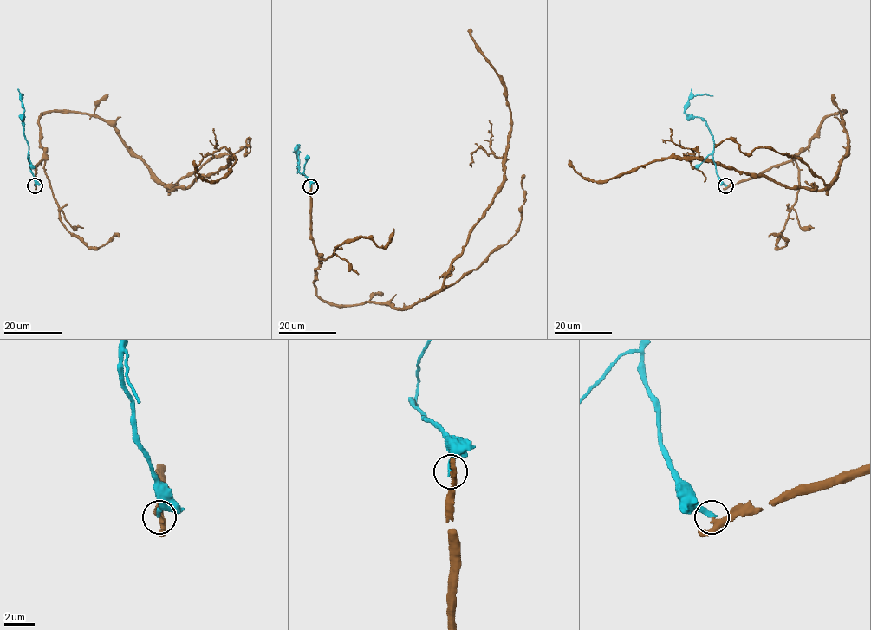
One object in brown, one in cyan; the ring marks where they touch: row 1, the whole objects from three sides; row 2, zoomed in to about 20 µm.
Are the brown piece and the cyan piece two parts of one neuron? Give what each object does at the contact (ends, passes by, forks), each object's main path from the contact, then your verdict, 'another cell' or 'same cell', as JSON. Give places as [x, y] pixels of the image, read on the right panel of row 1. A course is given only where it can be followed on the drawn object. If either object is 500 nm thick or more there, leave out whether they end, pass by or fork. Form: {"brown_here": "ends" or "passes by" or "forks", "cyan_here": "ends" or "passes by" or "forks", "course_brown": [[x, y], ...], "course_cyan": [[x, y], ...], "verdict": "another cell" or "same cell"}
{"brown_here": "passes by", "cyan_here": "ends", "course_brown": [[725, 185], [791, 161], [826, 117], [845, 112], [846, 155], [822, 189], [696, 159], [594, 181], [569, 160]], "course_cyan": [[725, 185], [716, 171], [712, 135], [706, 122], [685, 112], [690, 98], [697, 94], [712, 95]], "verdict": "another cell"}

